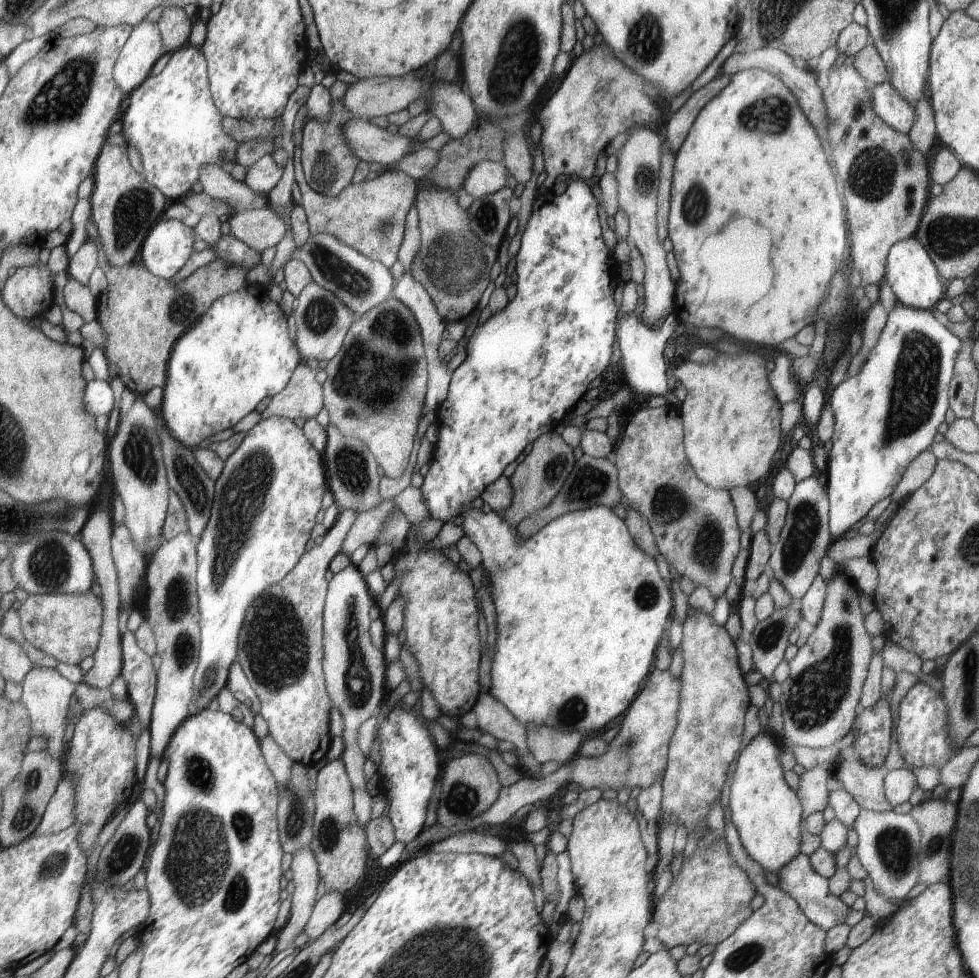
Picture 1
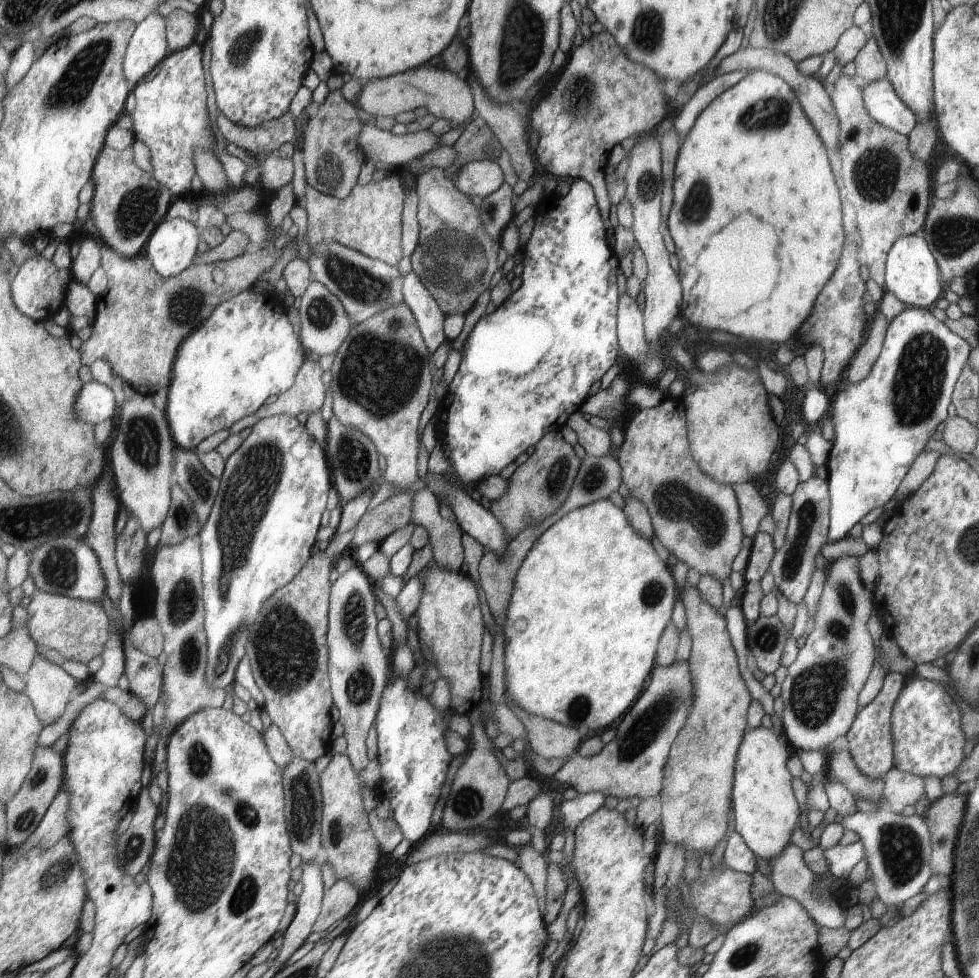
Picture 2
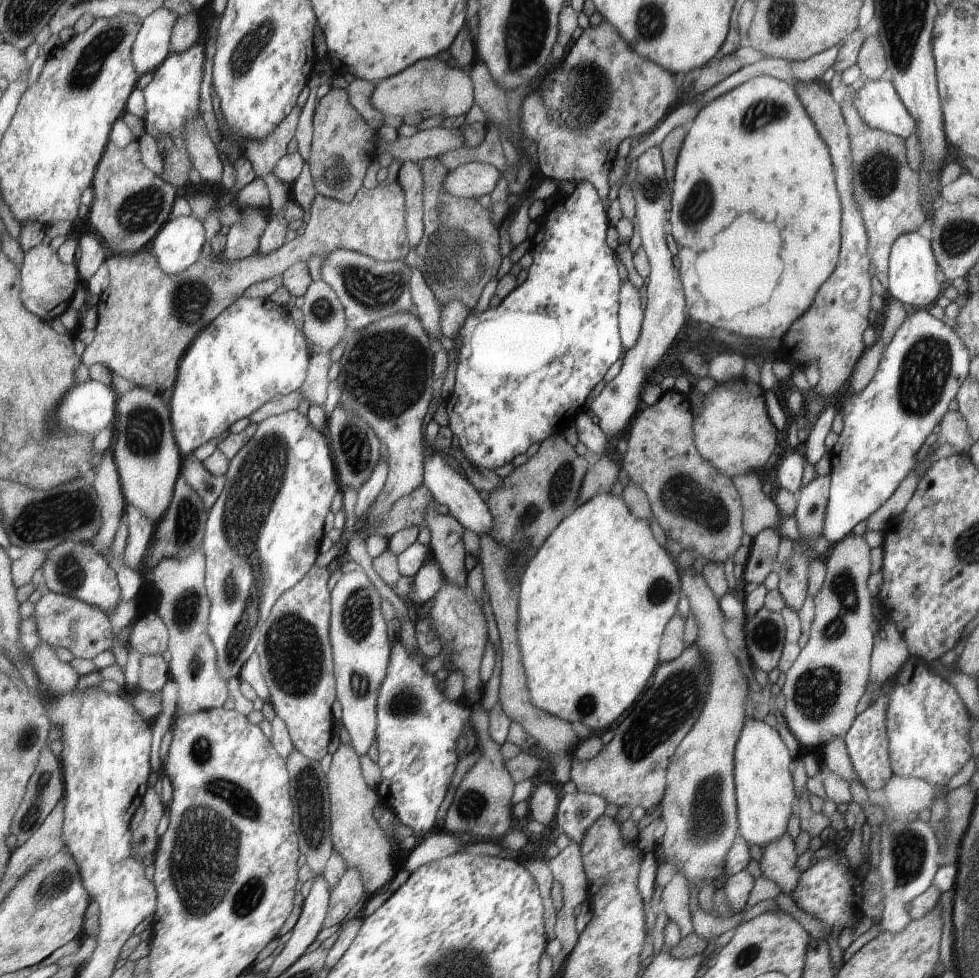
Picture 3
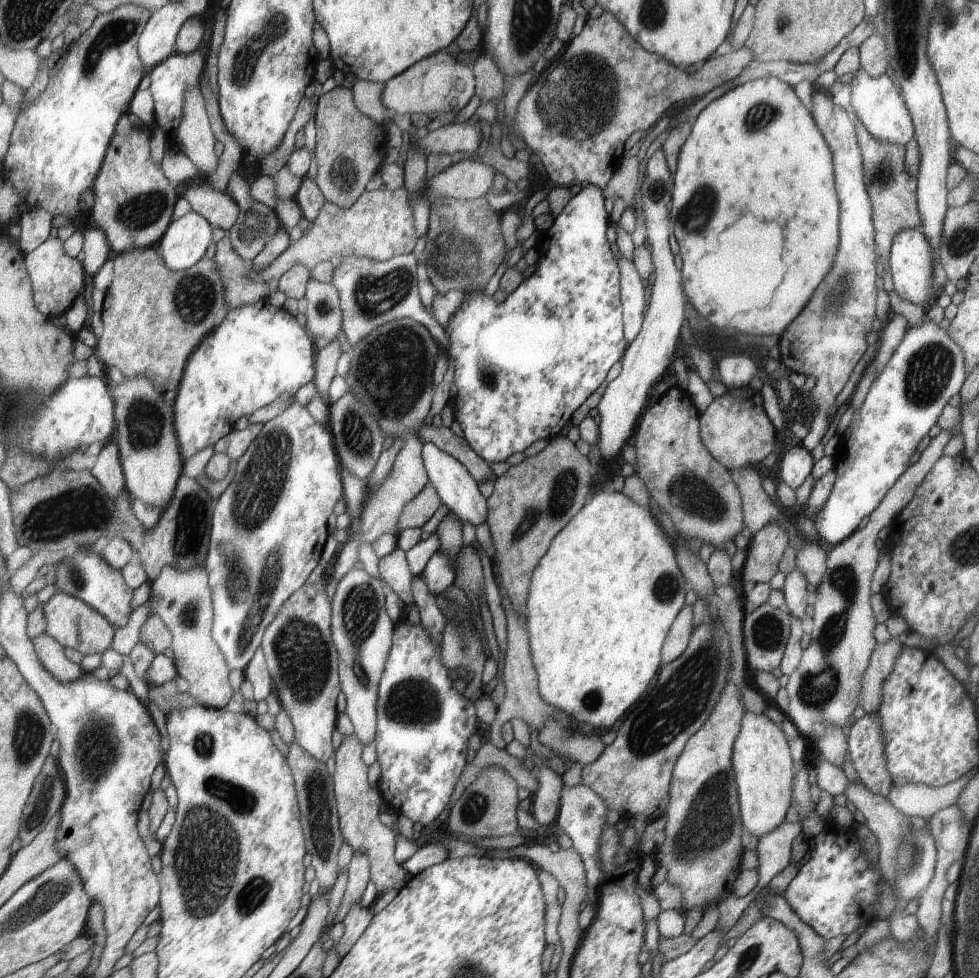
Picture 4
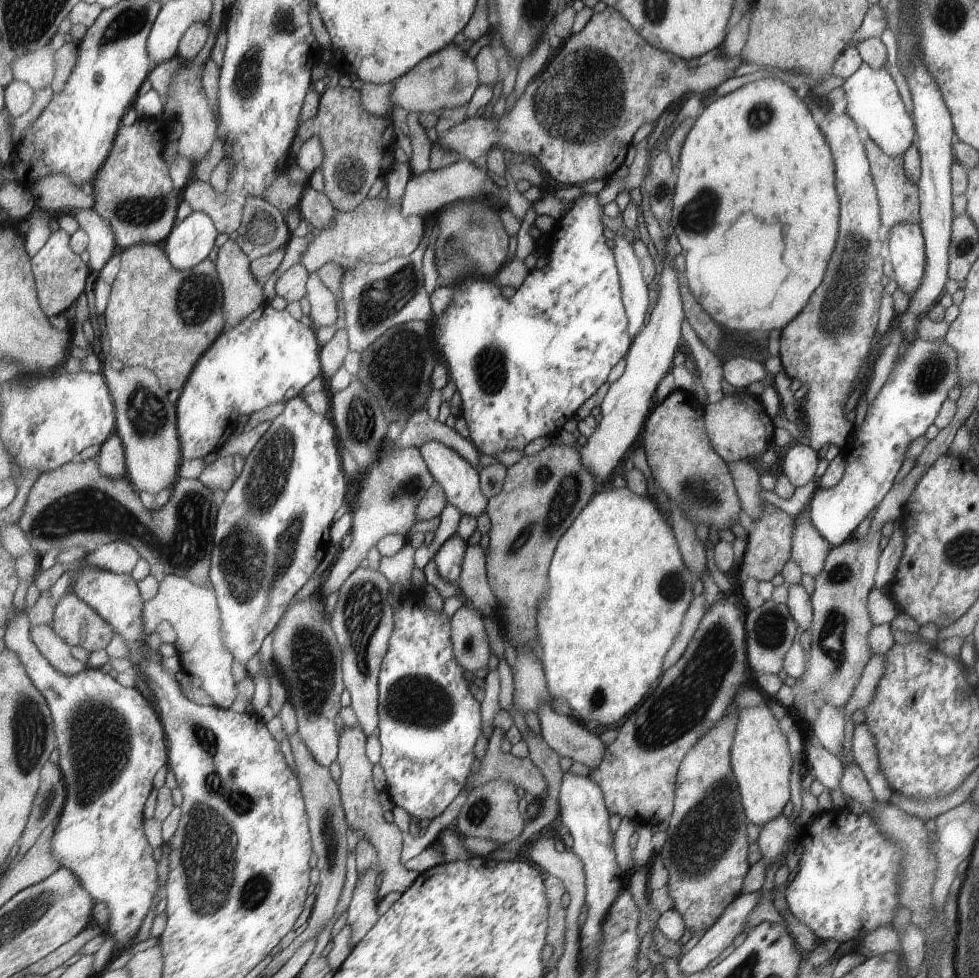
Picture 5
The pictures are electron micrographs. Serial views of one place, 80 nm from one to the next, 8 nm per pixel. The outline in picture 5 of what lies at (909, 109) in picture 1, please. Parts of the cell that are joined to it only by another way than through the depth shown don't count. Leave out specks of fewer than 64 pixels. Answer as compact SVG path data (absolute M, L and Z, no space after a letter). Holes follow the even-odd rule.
M861 64L851 76L845 79L843 93L847 98L846 114L854 120L860 134L873 140L886 154L903 156L909 144L913 142L913 122L909 112L903 108L899 92L884 68L871 70L867 64Z

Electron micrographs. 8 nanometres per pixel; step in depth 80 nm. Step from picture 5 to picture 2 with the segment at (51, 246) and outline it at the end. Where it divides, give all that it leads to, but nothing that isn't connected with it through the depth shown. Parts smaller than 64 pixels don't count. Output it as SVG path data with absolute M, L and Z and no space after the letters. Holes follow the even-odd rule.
M41 254L35 258L29 258L13 278L11 284L11 298L15 306L29 318L36 321L45 321L52 317L62 308L62 301L66 302L67 286L73 282L74 276L72 270L59 270L59 267L53 264L52 260L43 258Z

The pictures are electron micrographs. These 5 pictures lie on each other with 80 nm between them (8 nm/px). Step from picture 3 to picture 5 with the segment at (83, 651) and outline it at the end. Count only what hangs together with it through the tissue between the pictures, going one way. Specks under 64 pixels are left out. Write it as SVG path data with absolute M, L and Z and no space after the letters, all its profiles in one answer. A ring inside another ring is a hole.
M75 593L65 594L53 610L53 630L71 647L81 647L89 654L110 646L114 627Z

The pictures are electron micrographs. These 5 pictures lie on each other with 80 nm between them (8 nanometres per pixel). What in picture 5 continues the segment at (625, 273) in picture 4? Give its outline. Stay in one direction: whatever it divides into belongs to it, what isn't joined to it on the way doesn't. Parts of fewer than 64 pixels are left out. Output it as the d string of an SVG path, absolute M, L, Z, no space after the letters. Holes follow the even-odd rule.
M621 230L613 231L613 234L612 250L615 250L619 279L622 280L622 306L626 312L626 330L634 337L645 320L649 292L641 274L639 260L633 254L632 243L625 240Z

